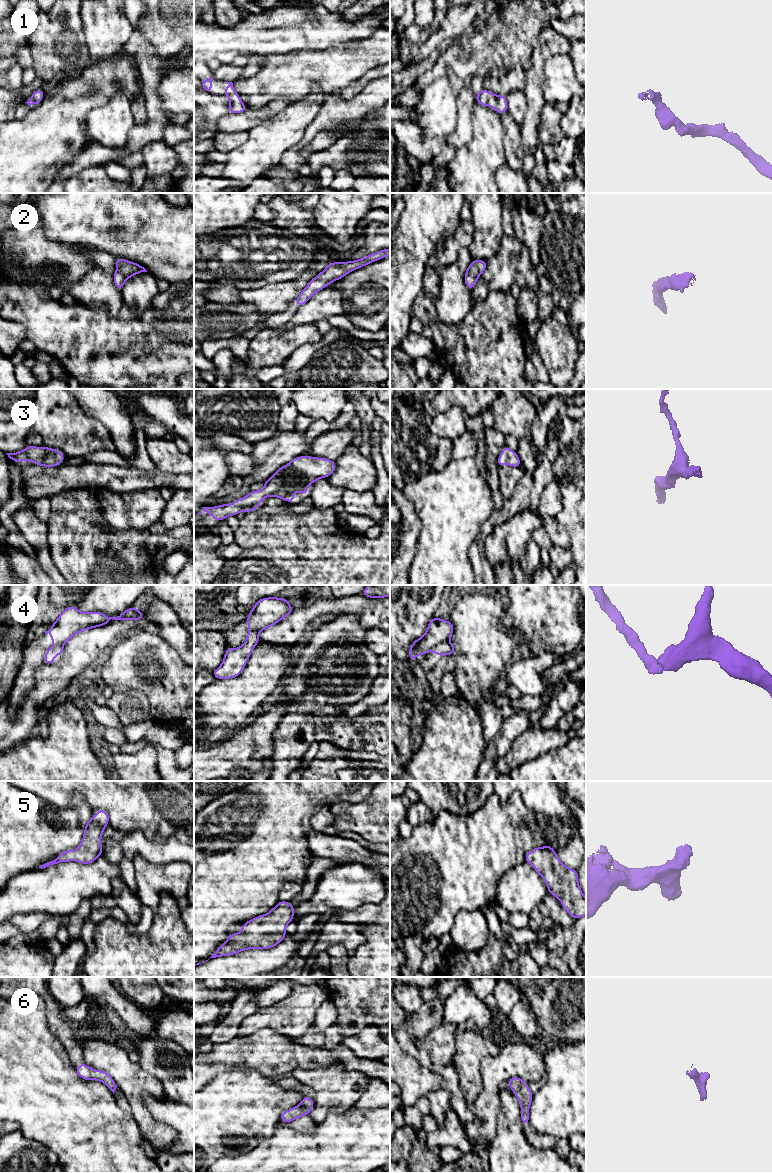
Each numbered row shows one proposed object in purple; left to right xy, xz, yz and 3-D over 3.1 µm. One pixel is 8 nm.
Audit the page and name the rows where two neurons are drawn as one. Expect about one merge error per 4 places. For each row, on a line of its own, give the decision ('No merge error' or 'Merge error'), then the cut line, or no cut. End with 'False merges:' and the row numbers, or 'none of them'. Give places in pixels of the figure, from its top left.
1: No merge error. No split
2: No merge error. No split
3: No merge error. No split
4: Merge error. Split along yz (448, 639), (438, 643), (431, 649)
5: No merge error. No split
6: No merge error. No split
False merges: 4

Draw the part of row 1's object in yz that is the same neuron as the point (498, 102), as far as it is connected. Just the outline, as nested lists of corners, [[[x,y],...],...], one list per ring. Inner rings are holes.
[[[483,88],[476,96],[475,100],[481,105],[490,107],[500,114],[507,112],[507,98],[503,95],[495,95]]]

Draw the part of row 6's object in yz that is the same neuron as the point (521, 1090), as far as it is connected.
[[[517,1076],[512,1077],[507,1082],[510,1086],[510,1089],[513,1091],[513,1093],[519,1100],[522,1112],[521,1123],[523,1125],[529,1124],[529,1108],[531,1106],[533,1093],[529,1089],[527,1082],[522,1079],[519,1079]]]

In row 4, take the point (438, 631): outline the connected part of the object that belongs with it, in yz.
[[[433,617],[422,637],[413,640],[409,648],[409,660],[415,660],[419,654],[425,655],[435,646],[448,641],[454,632],[451,621]]]

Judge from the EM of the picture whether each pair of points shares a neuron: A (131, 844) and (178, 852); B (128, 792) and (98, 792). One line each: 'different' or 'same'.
A: same
B: same

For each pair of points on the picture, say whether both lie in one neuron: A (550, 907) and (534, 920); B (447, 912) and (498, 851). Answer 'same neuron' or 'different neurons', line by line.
A: different neurons
B: same neuron

